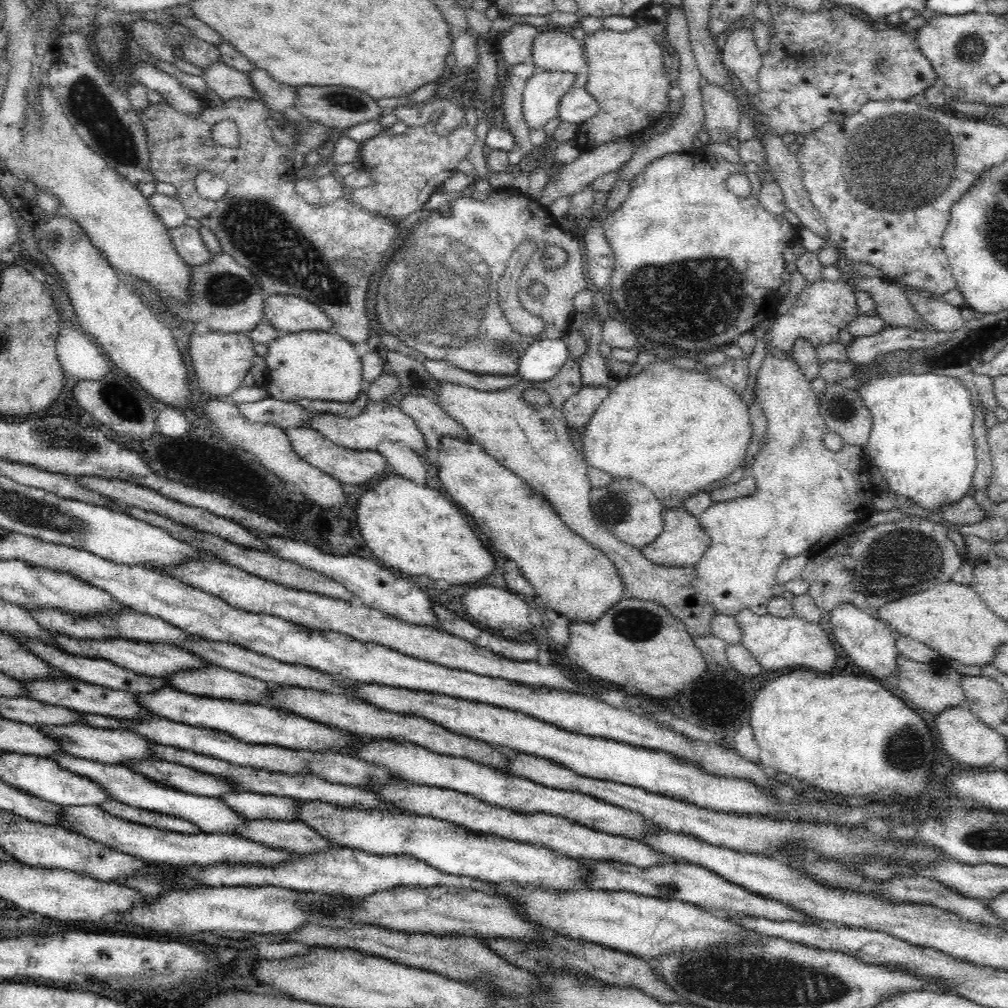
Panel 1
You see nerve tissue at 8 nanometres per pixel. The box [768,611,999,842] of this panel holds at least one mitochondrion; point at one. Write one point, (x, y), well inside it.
(900, 749)

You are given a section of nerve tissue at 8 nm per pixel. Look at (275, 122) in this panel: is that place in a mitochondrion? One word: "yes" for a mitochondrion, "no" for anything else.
no

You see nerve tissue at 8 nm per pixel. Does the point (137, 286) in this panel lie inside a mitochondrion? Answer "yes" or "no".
no

